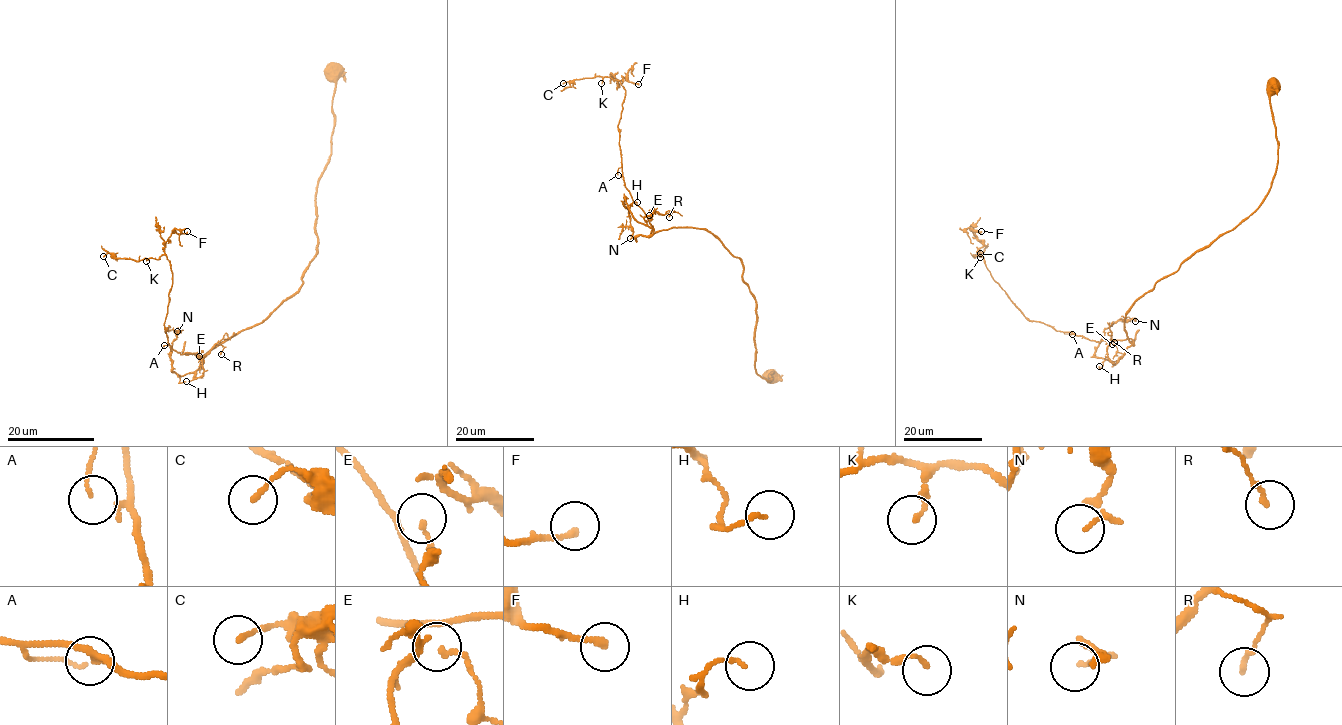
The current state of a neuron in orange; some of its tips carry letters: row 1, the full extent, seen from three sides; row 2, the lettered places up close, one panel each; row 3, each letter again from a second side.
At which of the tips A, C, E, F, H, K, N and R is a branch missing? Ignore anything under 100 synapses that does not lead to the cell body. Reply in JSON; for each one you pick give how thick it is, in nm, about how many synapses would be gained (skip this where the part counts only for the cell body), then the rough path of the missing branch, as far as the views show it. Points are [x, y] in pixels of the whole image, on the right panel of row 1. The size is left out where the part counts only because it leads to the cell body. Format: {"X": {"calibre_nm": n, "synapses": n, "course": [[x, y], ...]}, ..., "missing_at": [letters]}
{"missing_at": []}

